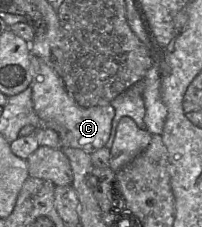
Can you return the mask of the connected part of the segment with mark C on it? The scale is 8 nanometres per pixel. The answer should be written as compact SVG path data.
M31 53L32 101L35 112L45 124L61 127L62 145L92 154L104 147L110 137L115 109L111 104L81 107L68 94L62 77L43 60Z

